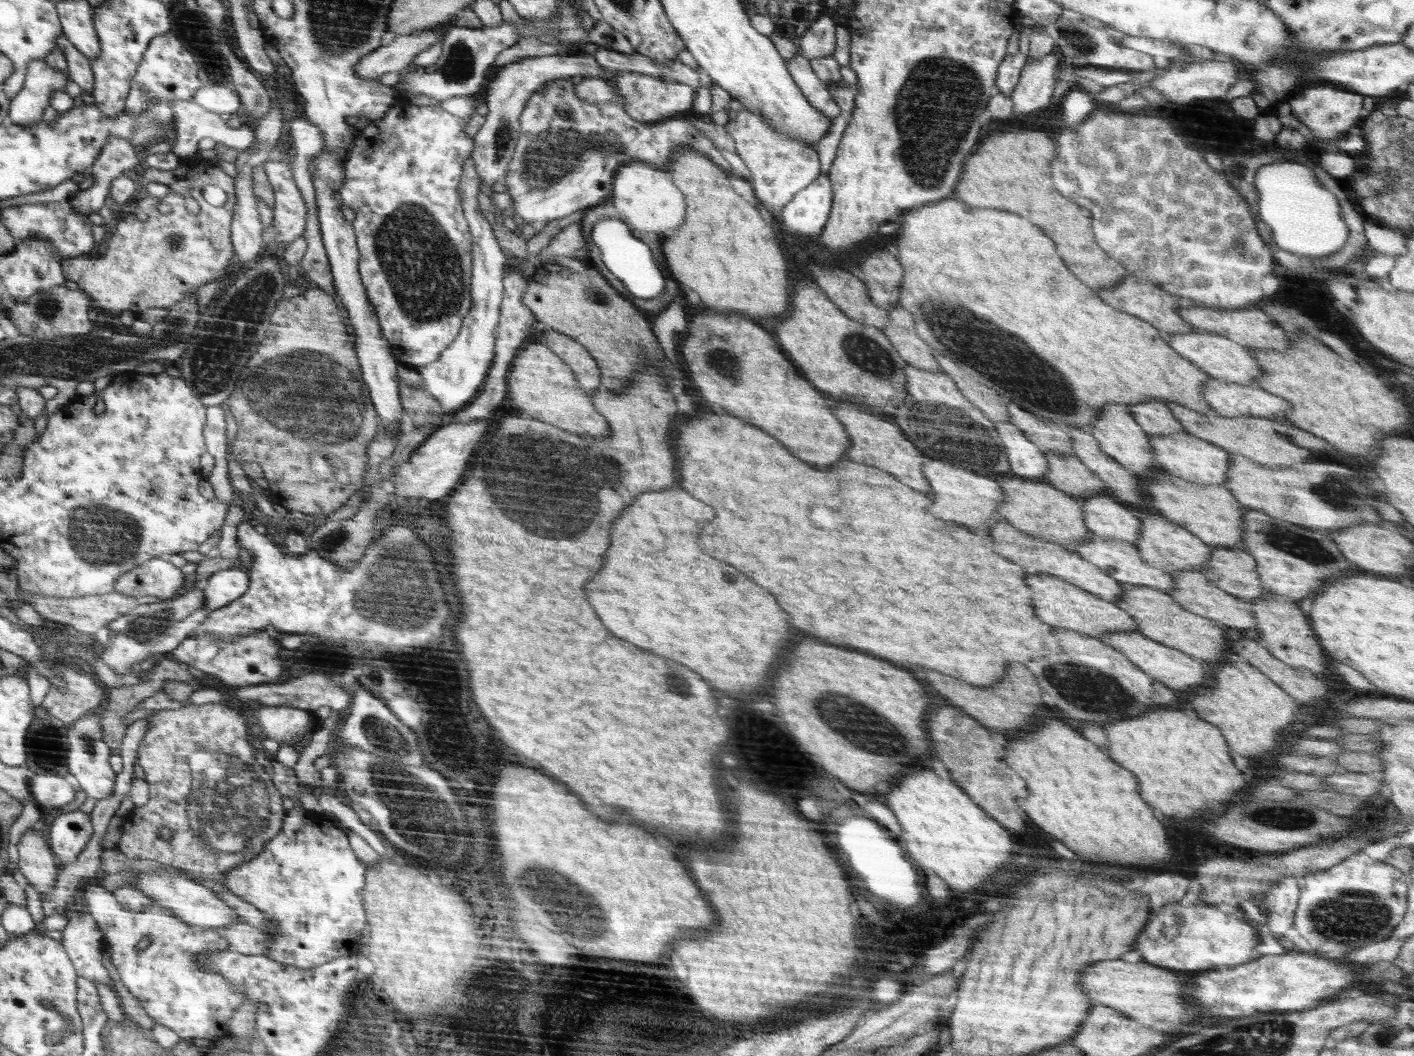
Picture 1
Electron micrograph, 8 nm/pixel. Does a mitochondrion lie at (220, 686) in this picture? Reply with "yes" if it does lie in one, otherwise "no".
no

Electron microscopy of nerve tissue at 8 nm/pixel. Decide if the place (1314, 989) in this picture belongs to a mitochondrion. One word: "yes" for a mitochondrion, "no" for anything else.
no

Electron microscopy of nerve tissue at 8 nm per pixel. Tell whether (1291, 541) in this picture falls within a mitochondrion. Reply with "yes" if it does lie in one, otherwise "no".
yes

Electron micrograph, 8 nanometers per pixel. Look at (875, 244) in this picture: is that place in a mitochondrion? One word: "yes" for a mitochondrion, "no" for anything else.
no

